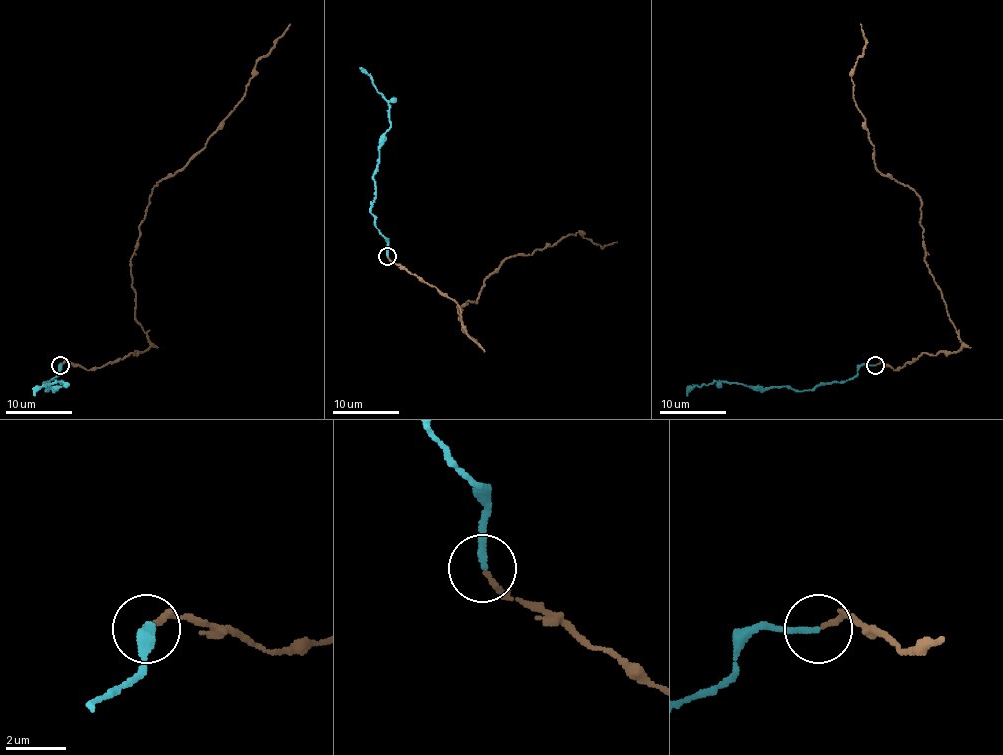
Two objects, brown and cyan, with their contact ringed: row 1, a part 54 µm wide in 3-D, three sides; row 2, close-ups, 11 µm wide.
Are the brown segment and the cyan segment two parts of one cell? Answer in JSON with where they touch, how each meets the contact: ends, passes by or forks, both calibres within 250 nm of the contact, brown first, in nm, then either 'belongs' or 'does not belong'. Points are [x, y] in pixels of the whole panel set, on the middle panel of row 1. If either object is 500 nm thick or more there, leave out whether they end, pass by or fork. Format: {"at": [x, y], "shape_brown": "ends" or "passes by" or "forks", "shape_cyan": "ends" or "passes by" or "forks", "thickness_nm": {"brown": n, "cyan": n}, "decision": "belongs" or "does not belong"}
{"at": [387, 256], "shape_brown": "ends", "shape_cyan": "ends", "thickness_nm": {"brown": 190, "cyan": 200}, "decision": "belongs"}

